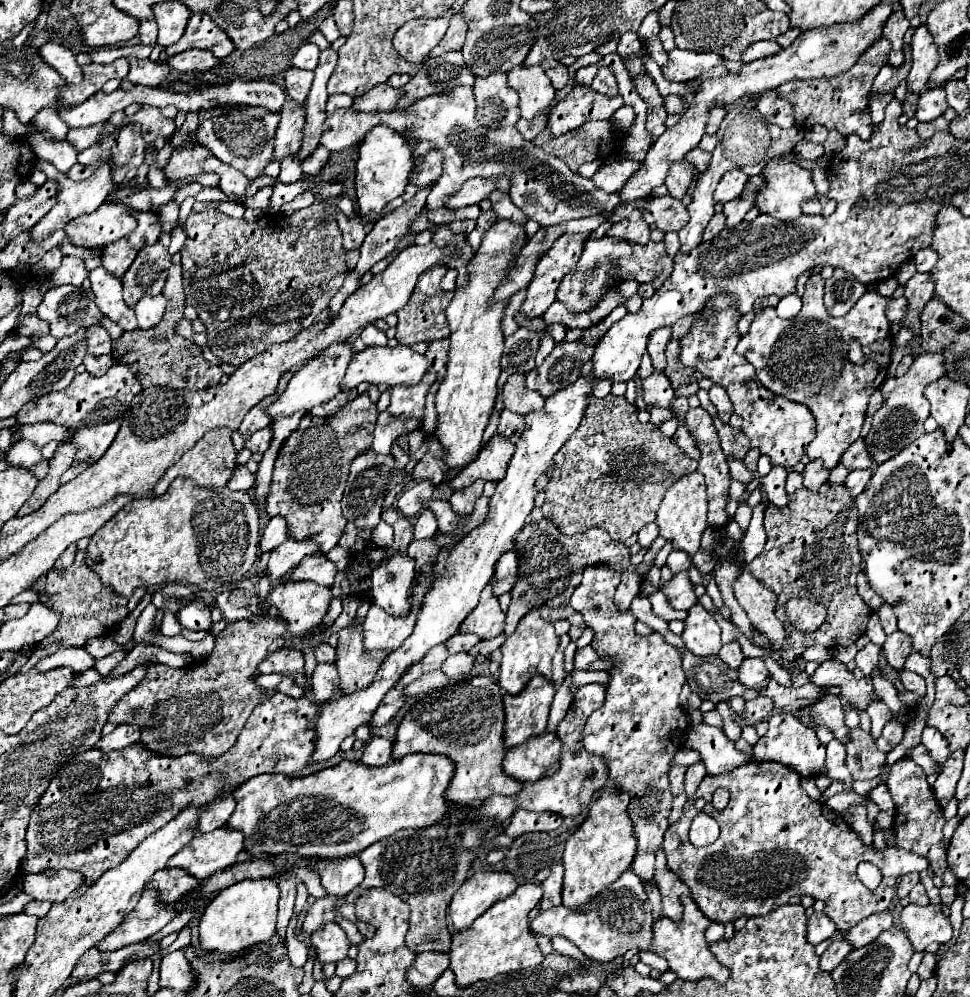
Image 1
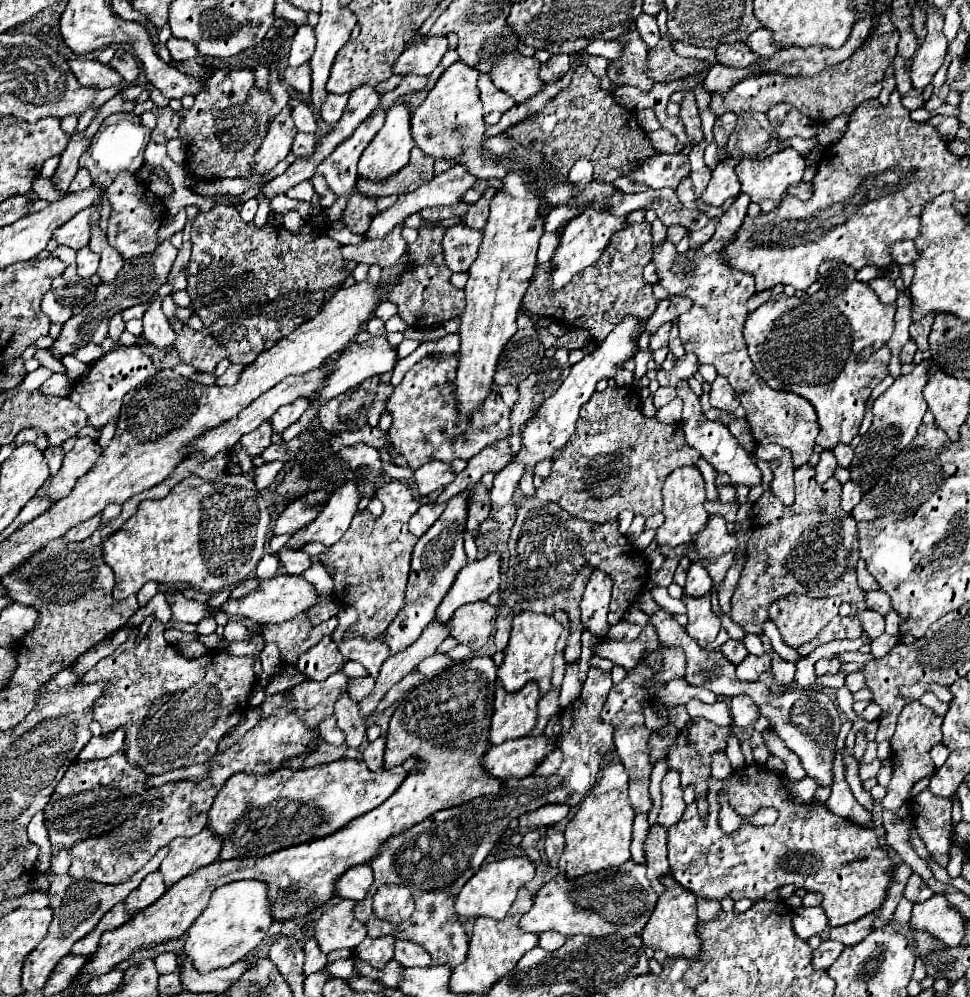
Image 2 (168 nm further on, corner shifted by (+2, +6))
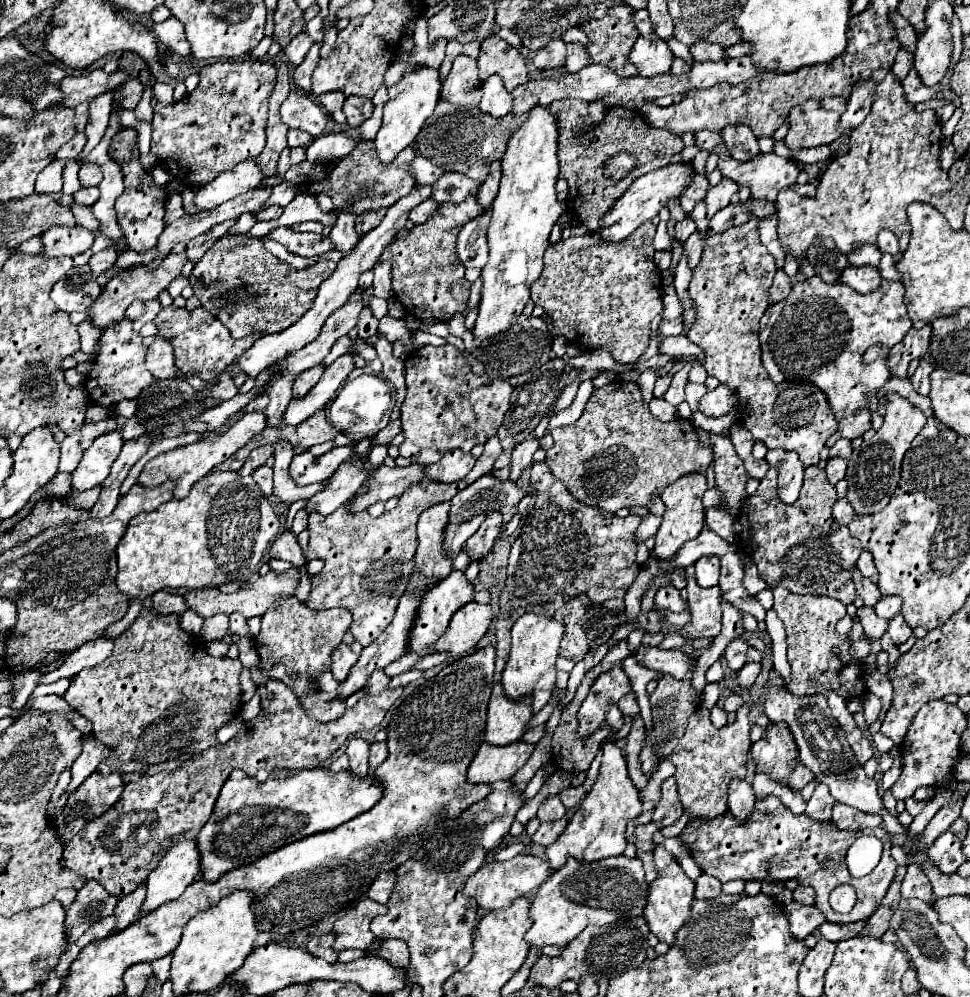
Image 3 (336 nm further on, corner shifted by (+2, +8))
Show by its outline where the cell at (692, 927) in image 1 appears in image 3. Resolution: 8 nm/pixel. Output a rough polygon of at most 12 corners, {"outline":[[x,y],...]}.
{"outline":[[663,845],[645,919],[673,945],[689,921],[695,883]]}

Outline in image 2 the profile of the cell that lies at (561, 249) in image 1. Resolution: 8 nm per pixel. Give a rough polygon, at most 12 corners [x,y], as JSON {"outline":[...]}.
{"outline":[[585,209],[563,231],[551,287],[593,265],[627,215]]}

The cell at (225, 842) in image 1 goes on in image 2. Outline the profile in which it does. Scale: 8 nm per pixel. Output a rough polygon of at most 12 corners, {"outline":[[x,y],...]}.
{"outline":[[207,827],[173,839],[159,867],[165,887],[217,861],[221,839]]}

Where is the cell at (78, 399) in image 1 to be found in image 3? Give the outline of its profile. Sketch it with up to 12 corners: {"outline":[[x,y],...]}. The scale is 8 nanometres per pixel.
{"outline":[[129,319],[105,327],[97,373],[85,379],[93,403],[135,399],[153,375],[147,347]]}

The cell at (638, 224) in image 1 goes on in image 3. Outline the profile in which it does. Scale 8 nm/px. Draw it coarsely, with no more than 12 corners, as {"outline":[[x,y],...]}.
{"outline":[[655,225],[545,251],[553,335],[637,363],[661,313]]}

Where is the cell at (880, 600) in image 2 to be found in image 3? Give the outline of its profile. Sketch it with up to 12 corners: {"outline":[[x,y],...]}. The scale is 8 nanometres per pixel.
{"outline":[[857,569],[853,575],[857,595],[865,605],[875,607],[881,599],[879,587]]}

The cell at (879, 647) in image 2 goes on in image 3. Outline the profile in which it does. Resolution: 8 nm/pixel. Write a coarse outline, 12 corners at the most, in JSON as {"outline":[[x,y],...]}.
{"outline":[[903,615],[889,621],[893,645],[901,645],[913,635]]}

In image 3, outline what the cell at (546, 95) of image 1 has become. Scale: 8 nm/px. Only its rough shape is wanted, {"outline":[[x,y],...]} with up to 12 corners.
{"outline":[[497,35],[481,43],[481,81],[499,75],[507,91],[529,81],[519,49]]}

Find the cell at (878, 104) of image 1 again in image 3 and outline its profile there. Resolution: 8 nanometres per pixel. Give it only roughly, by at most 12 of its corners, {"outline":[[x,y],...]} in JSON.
{"outline":[[901,49],[891,73],[901,81],[913,65],[913,55]]}

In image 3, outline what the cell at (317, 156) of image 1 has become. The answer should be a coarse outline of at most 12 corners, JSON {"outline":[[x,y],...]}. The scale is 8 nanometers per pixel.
{"outline":[[289,129],[289,147],[309,147],[313,137]]}

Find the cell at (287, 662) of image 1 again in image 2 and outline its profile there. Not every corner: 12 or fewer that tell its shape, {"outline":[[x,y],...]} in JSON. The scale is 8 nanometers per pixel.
{"outline":[[331,637],[321,639],[297,669],[309,679],[325,681],[349,657]]}

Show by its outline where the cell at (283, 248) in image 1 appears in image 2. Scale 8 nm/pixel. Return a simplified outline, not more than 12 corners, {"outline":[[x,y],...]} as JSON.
{"outline":[[193,221],[191,307],[253,363],[347,279],[307,221]]}

